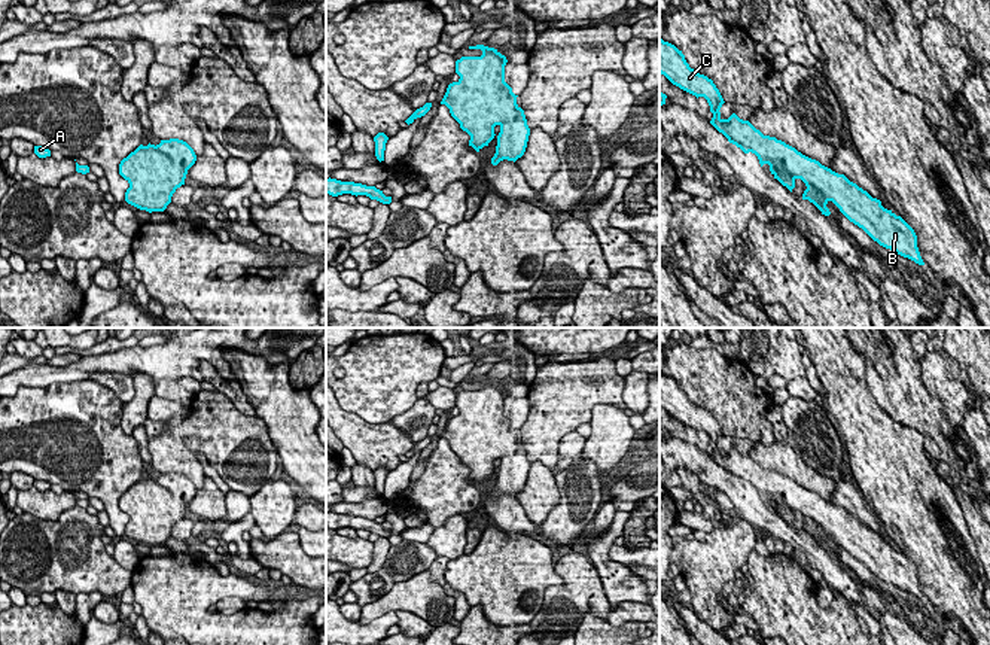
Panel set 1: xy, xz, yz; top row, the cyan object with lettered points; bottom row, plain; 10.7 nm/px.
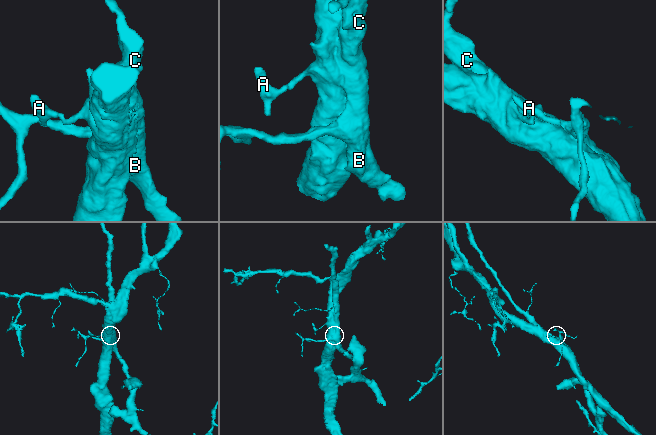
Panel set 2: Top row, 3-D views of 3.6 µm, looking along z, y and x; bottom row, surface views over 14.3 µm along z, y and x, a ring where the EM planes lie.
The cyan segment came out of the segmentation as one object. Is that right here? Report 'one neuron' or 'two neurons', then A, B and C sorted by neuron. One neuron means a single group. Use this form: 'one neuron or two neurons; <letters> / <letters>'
two neurons; A / B C

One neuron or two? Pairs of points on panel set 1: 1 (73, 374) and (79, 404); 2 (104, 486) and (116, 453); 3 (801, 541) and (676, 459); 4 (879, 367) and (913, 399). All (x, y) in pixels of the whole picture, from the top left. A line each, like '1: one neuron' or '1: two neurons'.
1: two neurons
2: one neuron
3: one neuron
4: one neuron

